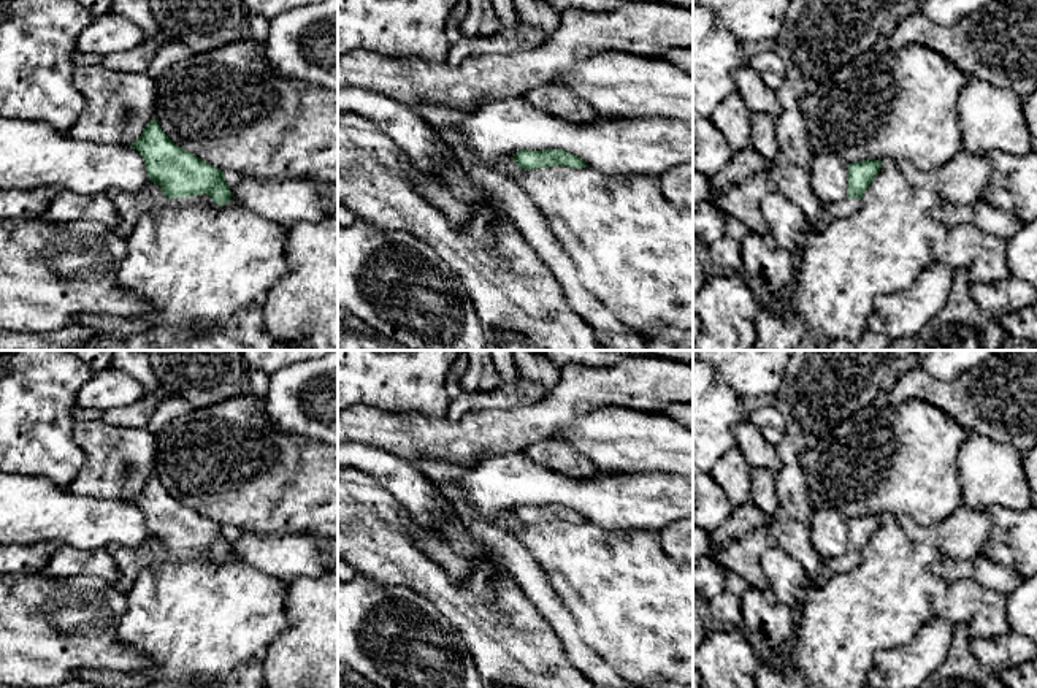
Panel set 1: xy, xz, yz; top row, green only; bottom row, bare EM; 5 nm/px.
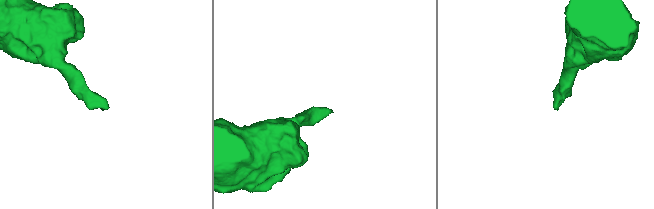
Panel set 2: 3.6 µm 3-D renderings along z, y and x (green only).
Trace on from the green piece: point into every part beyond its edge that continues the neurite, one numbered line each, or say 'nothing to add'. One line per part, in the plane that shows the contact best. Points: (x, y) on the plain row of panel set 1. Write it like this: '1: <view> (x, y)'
1: yz (849, 561)

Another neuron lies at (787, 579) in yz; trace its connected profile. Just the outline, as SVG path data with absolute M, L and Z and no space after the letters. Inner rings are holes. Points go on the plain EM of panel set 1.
M772 547L761 558L761 571L771 591L791 609L799 594L809 588L809 577L801 564L780 547Z

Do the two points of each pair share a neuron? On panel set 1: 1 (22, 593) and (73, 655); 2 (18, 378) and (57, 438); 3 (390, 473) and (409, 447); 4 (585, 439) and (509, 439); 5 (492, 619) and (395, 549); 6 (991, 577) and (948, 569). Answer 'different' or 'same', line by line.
1: same
2: same
3: different
4: different
5: same
6: same

